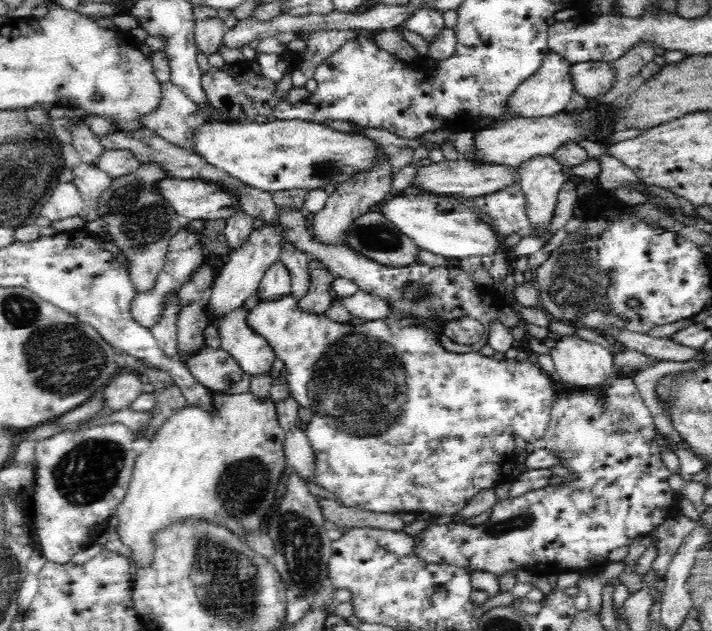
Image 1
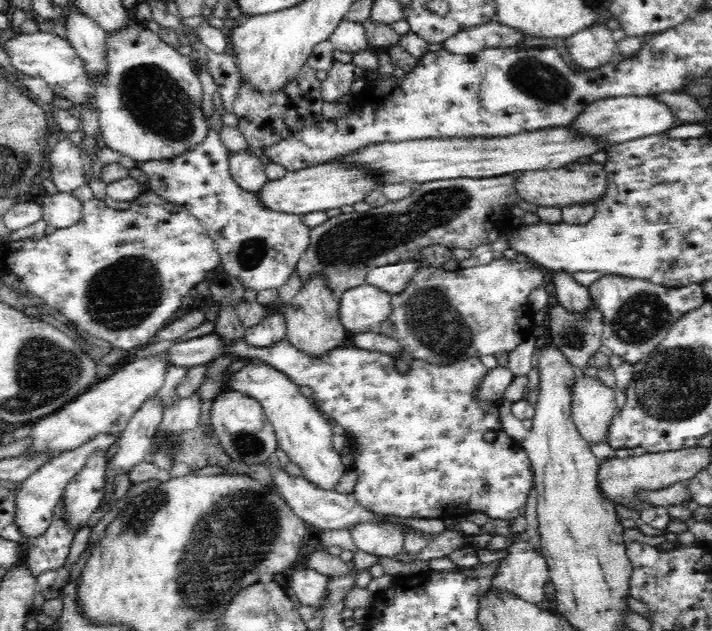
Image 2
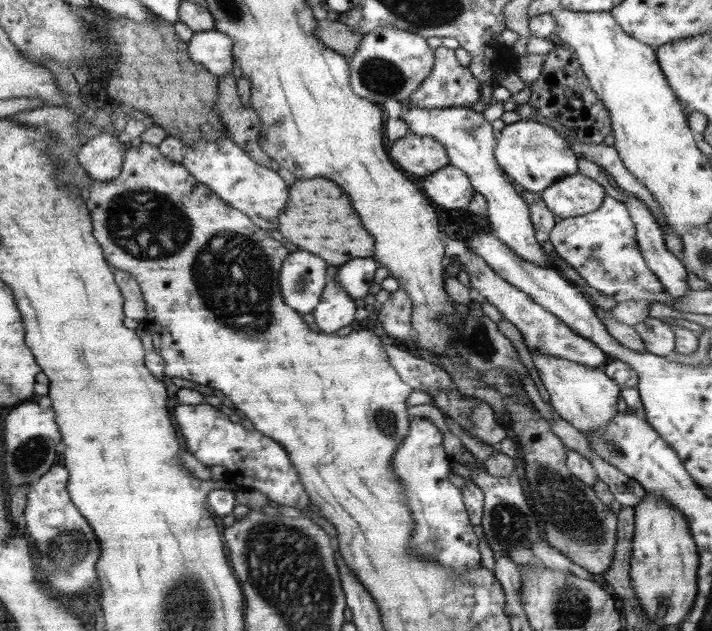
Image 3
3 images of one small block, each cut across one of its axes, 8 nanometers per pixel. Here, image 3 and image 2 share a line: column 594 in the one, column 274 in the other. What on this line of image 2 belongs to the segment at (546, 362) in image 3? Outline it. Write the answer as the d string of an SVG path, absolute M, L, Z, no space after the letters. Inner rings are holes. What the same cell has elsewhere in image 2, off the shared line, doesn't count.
M246 363L228 378L229 390L239 391L260 403L273 425L279 448L288 455L290 463L302 469L302 476L318 488L335 491L347 468L340 459L340 453L332 446L333 424L323 418L313 402L308 402L308 396L302 394L300 387L286 374L266 363Z

